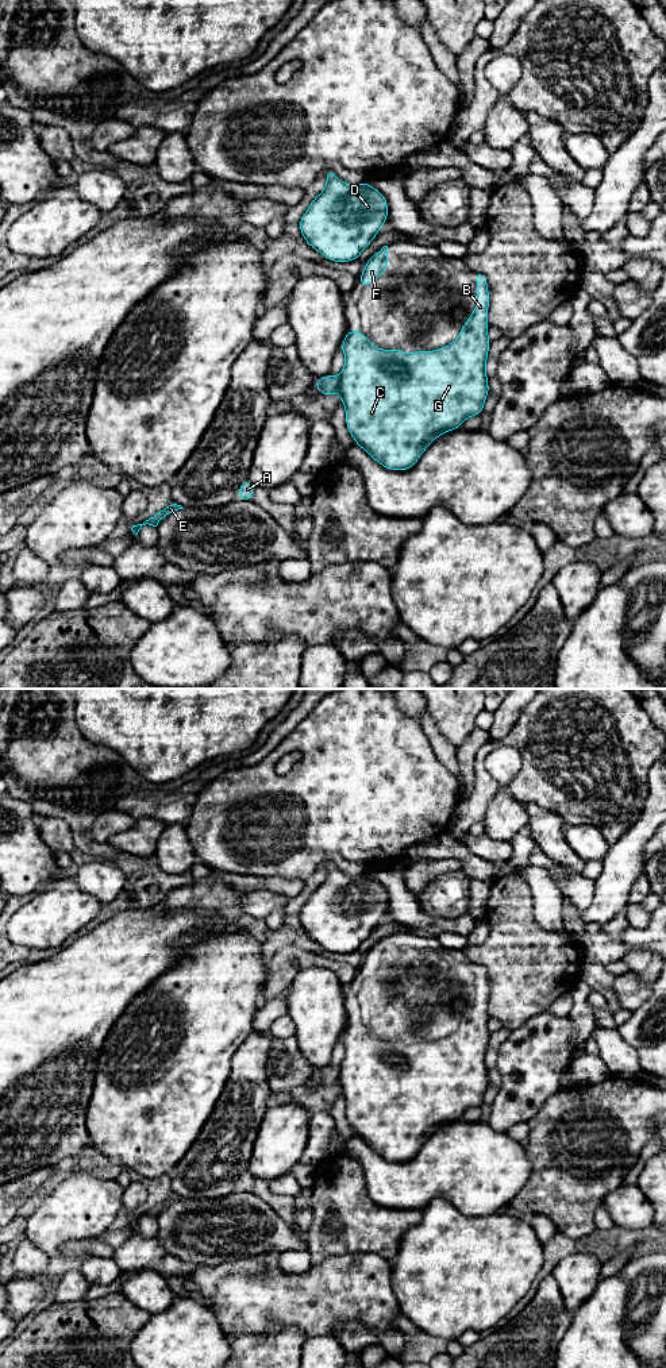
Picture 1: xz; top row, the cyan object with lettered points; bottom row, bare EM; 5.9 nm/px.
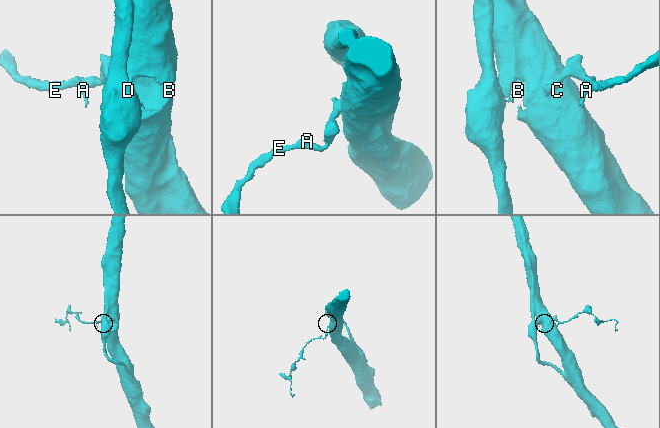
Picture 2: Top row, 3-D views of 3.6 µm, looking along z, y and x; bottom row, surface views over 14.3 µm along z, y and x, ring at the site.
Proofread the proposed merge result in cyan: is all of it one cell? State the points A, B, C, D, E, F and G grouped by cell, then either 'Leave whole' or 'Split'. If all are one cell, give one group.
Groups: A E / B C D F G. Split

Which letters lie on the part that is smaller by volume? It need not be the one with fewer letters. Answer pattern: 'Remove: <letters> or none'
Remove: A, E

